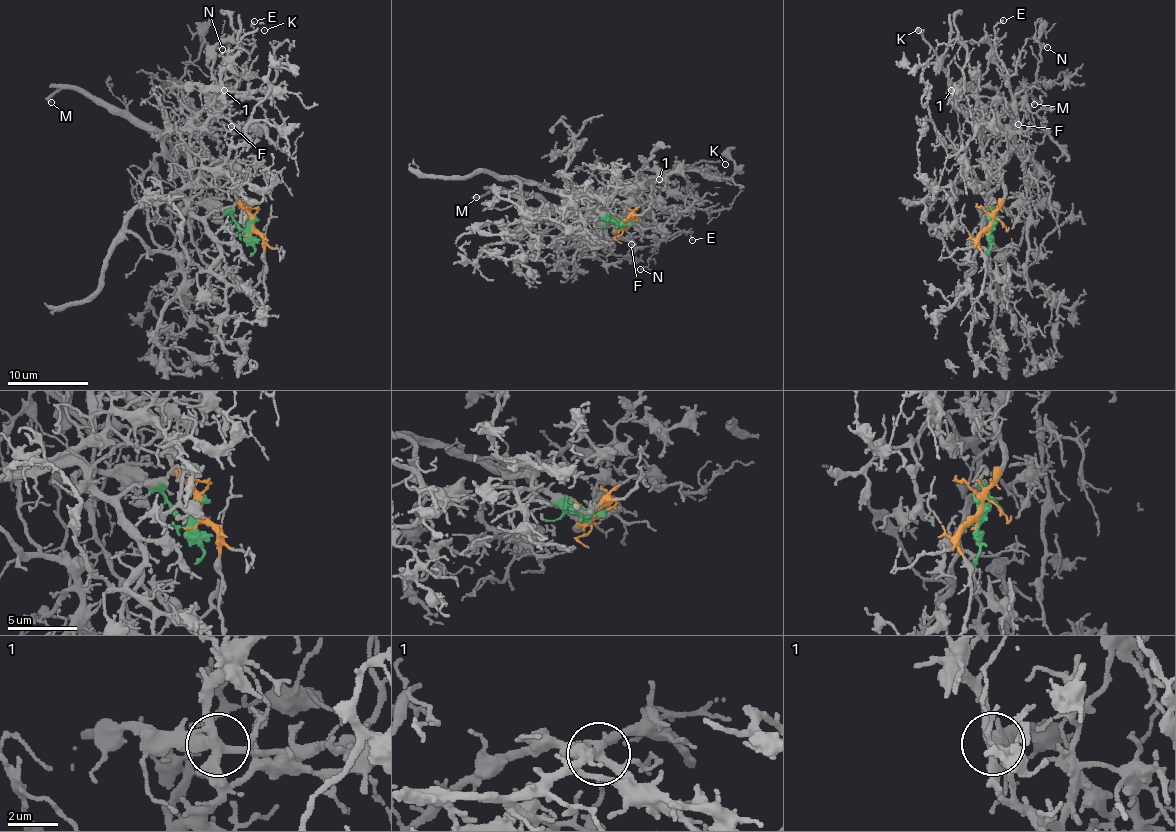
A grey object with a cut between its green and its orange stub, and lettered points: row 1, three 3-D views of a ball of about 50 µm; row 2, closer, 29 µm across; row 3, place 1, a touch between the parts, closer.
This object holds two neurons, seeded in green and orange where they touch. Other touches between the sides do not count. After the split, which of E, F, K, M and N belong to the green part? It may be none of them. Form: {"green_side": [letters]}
{"green_side": ["K"]}

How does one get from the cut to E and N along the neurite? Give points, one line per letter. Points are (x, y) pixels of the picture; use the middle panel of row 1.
E: (622, 222), (615, 231), (616, 226), (602, 224), (611, 237), (665, 240), (686, 232), (693, 232), (692, 240)
N: (622, 222), (615, 231), (616, 226), (602, 224), (610, 237), (657, 239), (648, 265), (639, 269)

